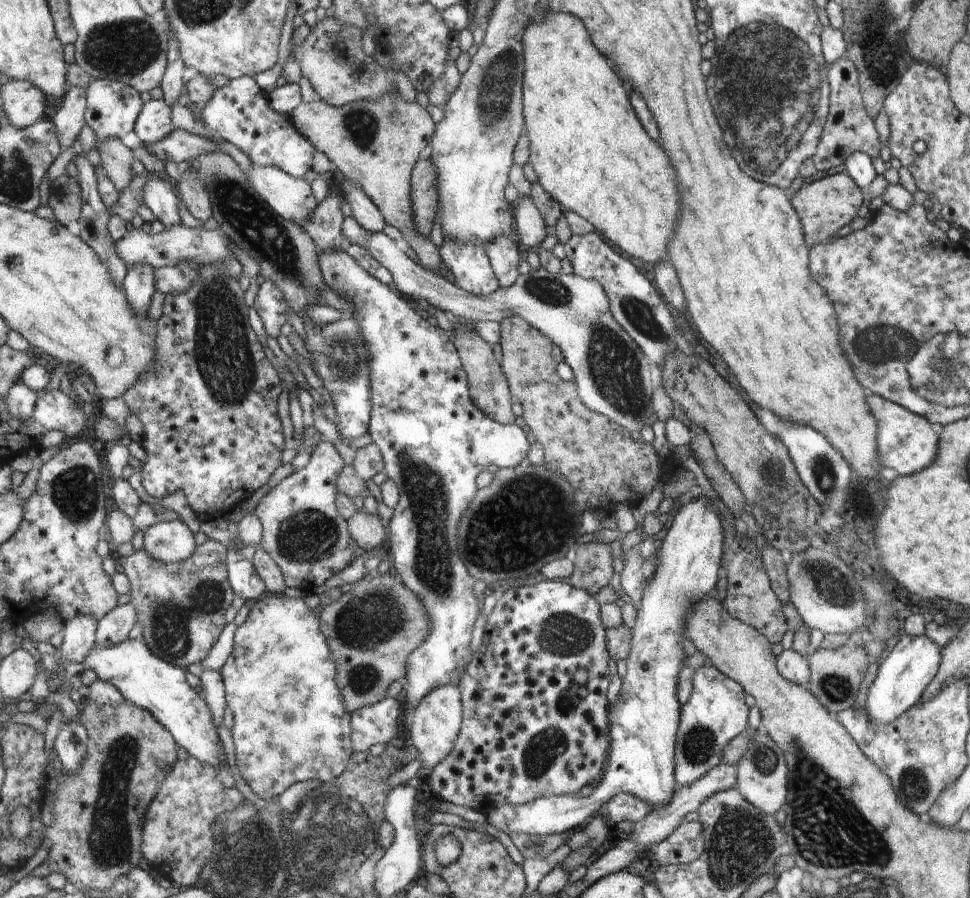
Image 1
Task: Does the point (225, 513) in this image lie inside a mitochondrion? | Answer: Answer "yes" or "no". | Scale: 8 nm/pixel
no

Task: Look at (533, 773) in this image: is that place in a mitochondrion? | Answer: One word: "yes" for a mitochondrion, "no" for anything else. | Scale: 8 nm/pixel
yes

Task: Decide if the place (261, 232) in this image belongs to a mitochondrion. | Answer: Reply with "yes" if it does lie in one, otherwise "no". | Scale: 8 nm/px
yes

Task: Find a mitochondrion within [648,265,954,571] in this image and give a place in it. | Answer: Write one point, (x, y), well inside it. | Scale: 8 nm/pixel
(824, 472)

